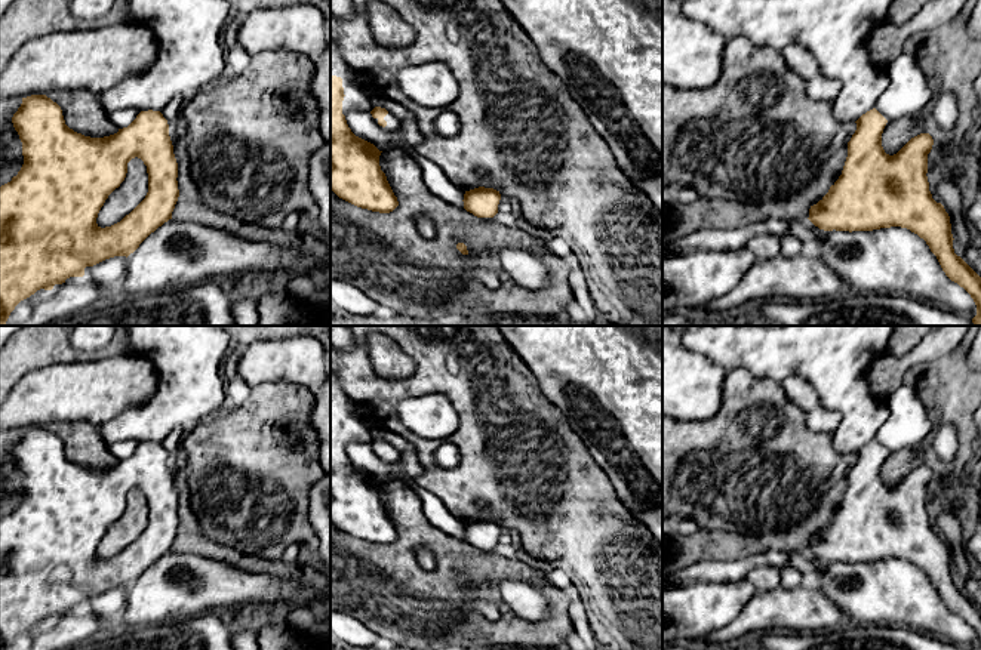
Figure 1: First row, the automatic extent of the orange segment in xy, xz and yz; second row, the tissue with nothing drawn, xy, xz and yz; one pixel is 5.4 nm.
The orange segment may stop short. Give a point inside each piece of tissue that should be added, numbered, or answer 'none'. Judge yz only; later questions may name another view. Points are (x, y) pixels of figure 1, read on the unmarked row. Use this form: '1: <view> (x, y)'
1: yz (833, 359)

